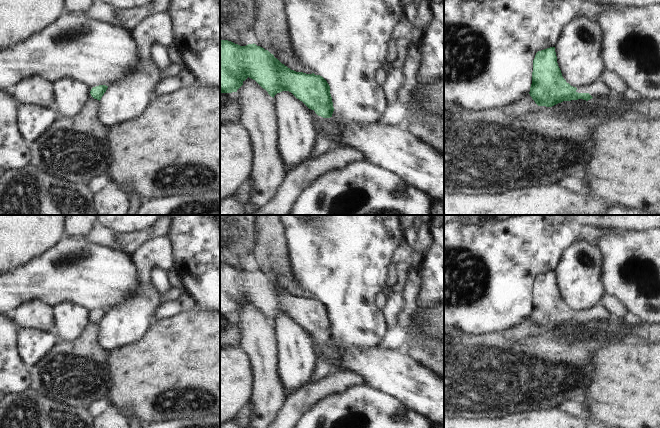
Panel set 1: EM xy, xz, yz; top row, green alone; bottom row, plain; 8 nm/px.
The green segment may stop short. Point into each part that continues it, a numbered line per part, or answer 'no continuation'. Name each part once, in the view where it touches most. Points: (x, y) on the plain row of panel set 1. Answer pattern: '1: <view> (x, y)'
1: yz (598, 312)

